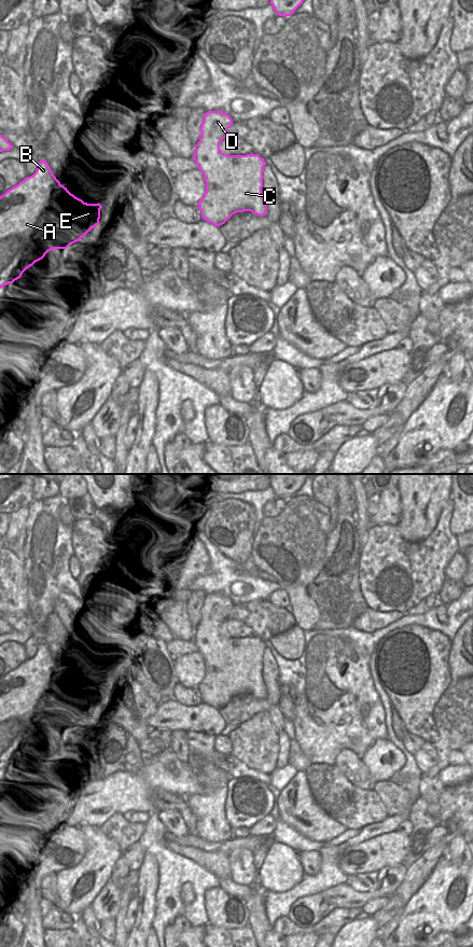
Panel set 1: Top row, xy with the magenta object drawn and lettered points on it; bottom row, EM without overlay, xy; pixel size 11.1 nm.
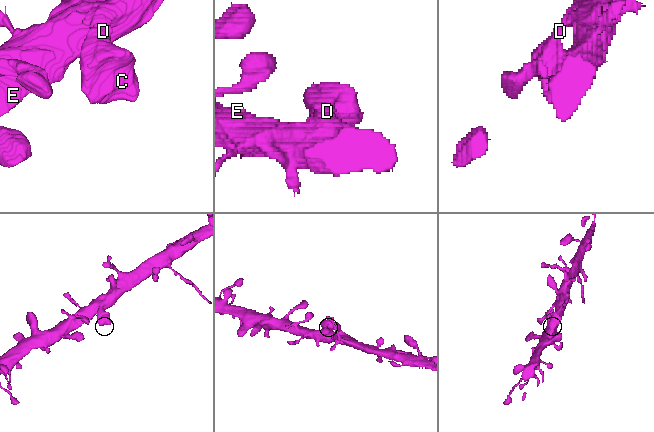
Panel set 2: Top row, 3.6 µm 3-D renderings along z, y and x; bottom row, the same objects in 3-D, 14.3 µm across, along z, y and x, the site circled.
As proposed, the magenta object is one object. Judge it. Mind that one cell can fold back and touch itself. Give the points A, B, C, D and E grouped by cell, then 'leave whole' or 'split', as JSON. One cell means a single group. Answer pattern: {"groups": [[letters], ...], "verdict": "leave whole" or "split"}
{"groups": [["A", "B", "C", "D", "E"]], "verdict": "leave whole"}

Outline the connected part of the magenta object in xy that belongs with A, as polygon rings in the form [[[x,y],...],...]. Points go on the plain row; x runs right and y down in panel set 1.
[[[41,642],[36,655],[0,679],[0,771],[54,732],[67,732],[99,707],[98,686],[87,686],[71,677]]]

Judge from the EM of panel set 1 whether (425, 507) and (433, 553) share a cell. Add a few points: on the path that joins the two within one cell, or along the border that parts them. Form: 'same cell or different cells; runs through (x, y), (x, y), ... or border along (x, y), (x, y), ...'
different cells; border along (442, 511), (434, 529), (425, 539), (406, 542)

